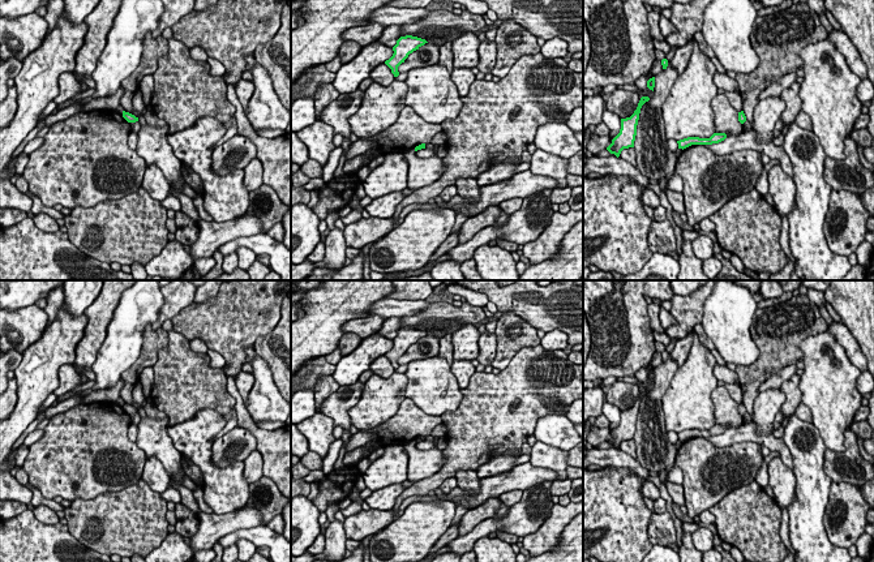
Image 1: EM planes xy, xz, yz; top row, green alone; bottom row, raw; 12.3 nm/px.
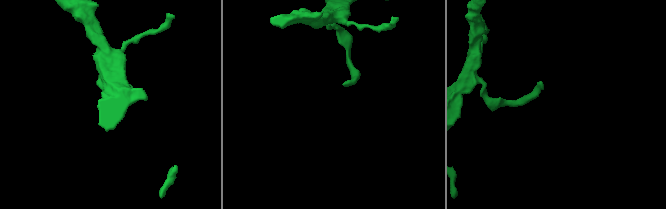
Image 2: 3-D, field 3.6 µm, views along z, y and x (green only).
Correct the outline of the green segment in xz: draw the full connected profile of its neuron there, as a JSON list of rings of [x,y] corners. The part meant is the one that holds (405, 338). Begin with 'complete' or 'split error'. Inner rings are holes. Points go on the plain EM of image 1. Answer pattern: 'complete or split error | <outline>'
complete | [[[412,327],[400,329],[397,333],[397,336],[393,339],[393,348],[385,353],[385,356],[391,361],[394,369],[399,368],[398,359],[404,355],[408,347],[419,342],[425,335],[428,335],[425,331]]]

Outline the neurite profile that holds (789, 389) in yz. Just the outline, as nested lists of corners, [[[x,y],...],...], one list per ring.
[[[794,374],[791,379],[780,386],[780,391],[785,395],[785,402],[781,406],[784,416],[791,416],[796,412],[797,406],[801,403],[801,390],[798,387],[801,376]]]

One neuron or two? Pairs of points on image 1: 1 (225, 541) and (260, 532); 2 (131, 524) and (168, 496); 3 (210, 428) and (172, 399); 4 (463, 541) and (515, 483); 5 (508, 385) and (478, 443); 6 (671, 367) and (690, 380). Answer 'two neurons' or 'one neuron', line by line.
1: one neuron
2: two neurons
3: two neurons
4: two neurons
5: one neuron
6: two neurons

